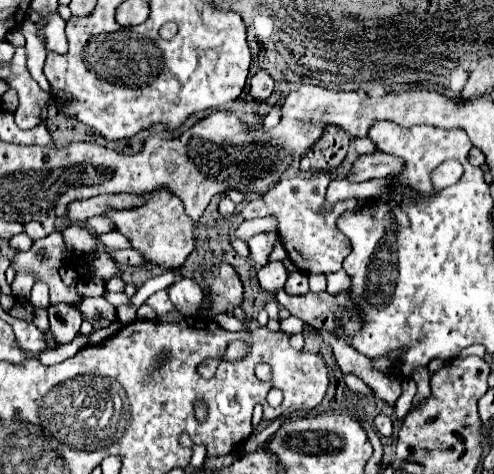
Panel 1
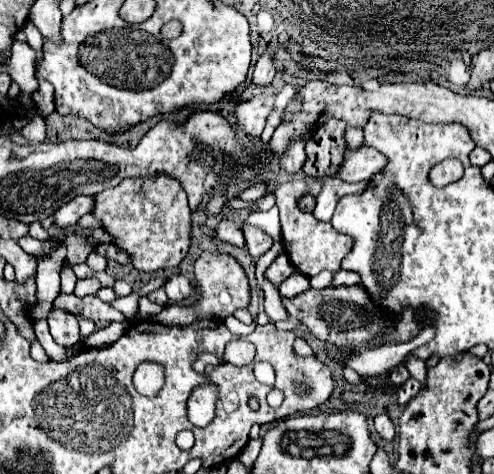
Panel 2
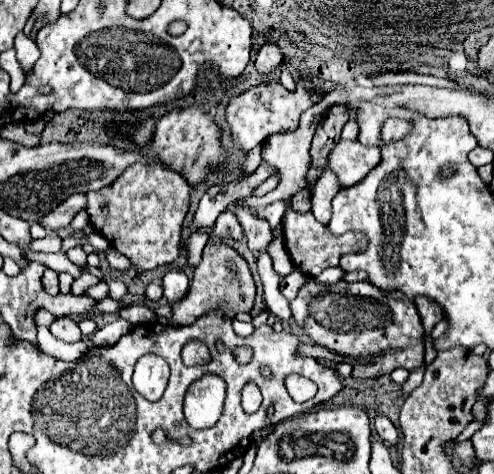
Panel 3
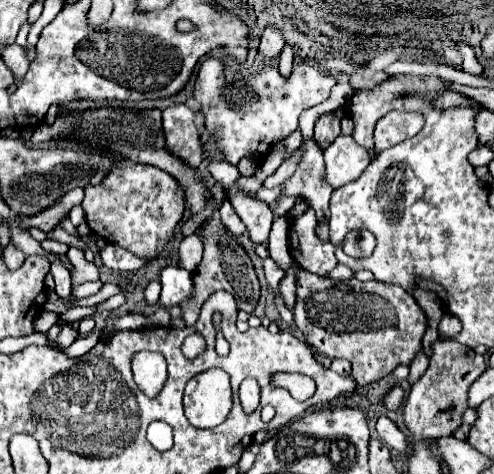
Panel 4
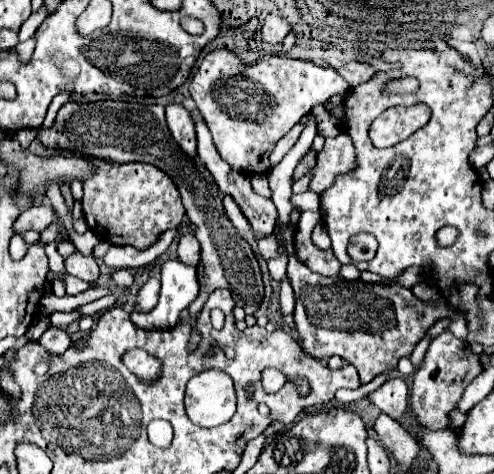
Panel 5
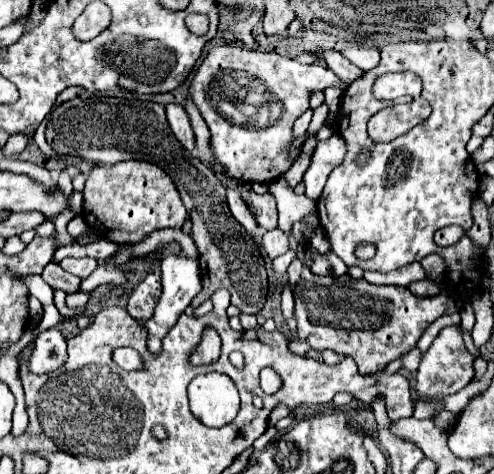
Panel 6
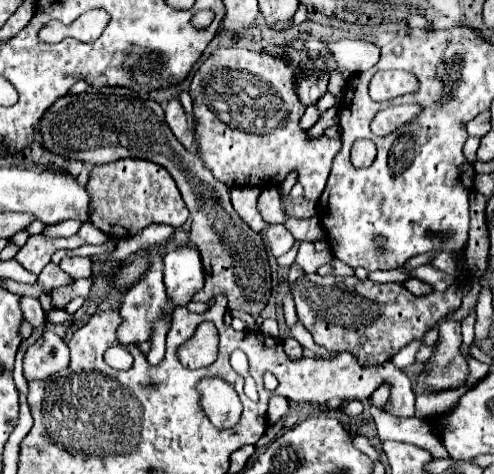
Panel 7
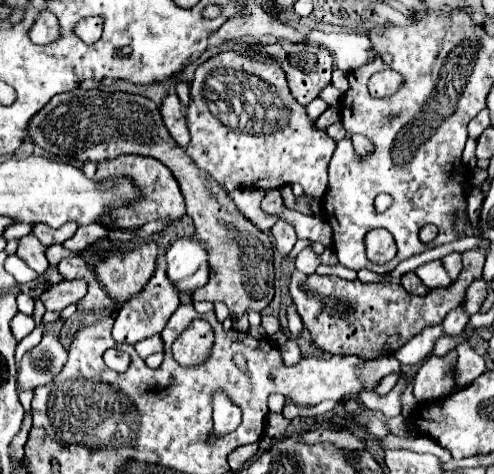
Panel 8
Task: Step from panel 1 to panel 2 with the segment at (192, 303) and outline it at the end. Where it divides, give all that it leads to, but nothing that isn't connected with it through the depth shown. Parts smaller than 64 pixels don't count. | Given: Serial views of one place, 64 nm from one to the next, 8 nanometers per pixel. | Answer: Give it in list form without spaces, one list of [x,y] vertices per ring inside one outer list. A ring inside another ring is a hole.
[[[178,274],[178,276],[172,276],[172,278],[166,280],[164,290],[166,290],[166,294],[172,302],[182,302],[192,294],[192,284],[186,276]]]

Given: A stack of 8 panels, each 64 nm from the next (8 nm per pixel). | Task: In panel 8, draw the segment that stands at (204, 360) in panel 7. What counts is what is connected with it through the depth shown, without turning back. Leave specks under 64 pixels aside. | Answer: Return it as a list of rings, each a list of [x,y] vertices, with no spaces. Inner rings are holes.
[[[196,318],[192,320],[192,324],[188,324],[188,328],[174,340],[172,344],[172,352],[174,358],[182,364],[182,366],[192,366],[204,360],[204,356],[208,354],[208,348],[212,346],[212,328],[206,320]]]

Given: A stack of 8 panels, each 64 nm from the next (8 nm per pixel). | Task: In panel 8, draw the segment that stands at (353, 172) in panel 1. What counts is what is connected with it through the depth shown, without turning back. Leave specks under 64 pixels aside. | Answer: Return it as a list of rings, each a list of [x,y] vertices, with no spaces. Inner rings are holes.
[[[228,50],[212,56],[196,68],[190,86],[190,104],[186,112],[190,128],[190,144],[186,154],[194,164],[208,172],[230,194],[238,188],[282,188],[286,184],[302,184],[304,194],[322,198],[328,184],[328,162],[336,150],[336,142],[308,118],[305,106],[298,104],[288,90],[286,76],[280,64],[272,60],[256,60],[240,56],[240,52]]]

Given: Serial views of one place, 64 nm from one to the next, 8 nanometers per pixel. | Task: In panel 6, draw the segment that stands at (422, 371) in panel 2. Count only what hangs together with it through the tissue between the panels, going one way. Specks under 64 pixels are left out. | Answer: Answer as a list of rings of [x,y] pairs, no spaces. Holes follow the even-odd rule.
[[[300,260],[290,264],[288,278],[296,300],[294,316],[297,321],[297,337],[290,340],[290,350],[298,355],[306,355],[308,350],[319,353],[320,350],[334,350],[336,354],[352,356],[360,374],[386,368],[400,354],[410,352],[436,318],[460,310],[460,300],[452,294],[418,298],[404,286],[374,286],[350,276],[318,276]]]

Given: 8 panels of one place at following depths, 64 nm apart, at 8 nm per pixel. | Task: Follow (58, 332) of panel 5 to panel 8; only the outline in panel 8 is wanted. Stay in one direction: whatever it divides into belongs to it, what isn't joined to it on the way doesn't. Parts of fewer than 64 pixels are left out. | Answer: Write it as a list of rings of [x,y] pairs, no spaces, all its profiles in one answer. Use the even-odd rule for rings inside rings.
[[[44,334],[42,342],[28,350],[18,366],[18,388],[34,390],[38,386],[50,384],[56,374],[64,368],[68,352],[58,342],[56,336]]]

